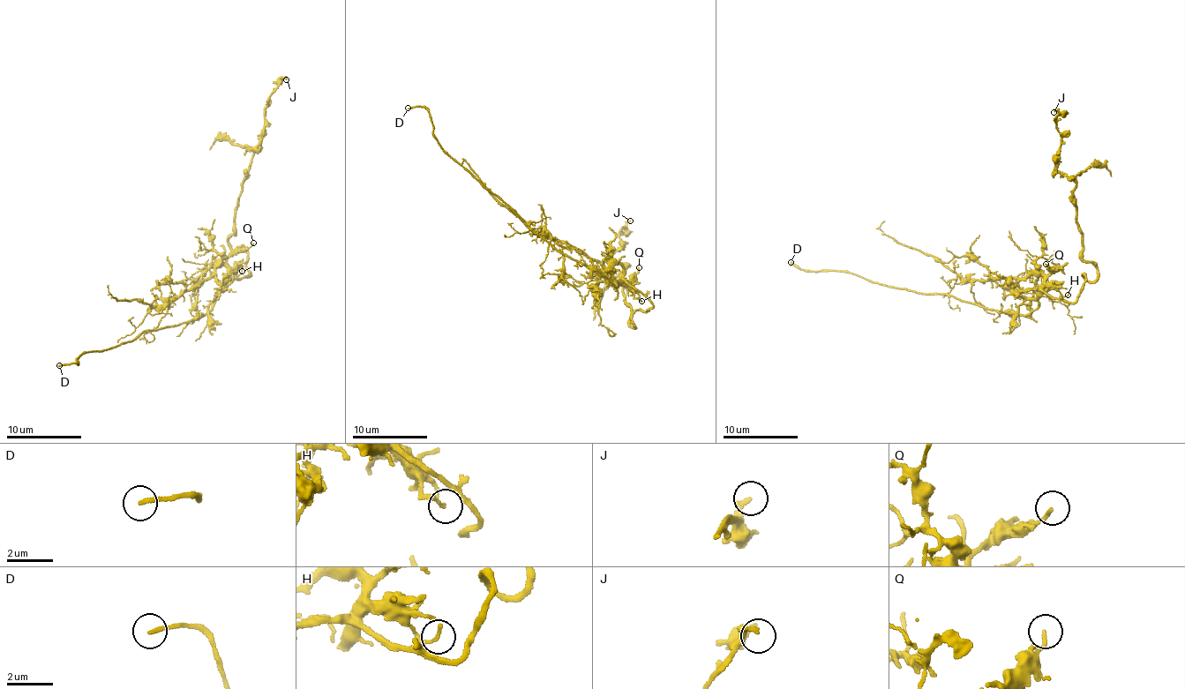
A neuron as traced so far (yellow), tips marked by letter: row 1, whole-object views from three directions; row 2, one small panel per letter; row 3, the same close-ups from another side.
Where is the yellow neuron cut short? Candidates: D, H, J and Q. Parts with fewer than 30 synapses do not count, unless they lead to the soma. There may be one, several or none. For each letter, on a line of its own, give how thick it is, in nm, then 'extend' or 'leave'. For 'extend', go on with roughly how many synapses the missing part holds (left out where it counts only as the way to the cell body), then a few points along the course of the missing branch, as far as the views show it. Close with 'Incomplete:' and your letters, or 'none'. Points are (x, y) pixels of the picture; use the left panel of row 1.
D: calibre 170 nm; extend
H: calibre 160 nm; leave
J: calibre 220 nm; leave
Q: calibre 150 nm; leave
Incomplete: D

